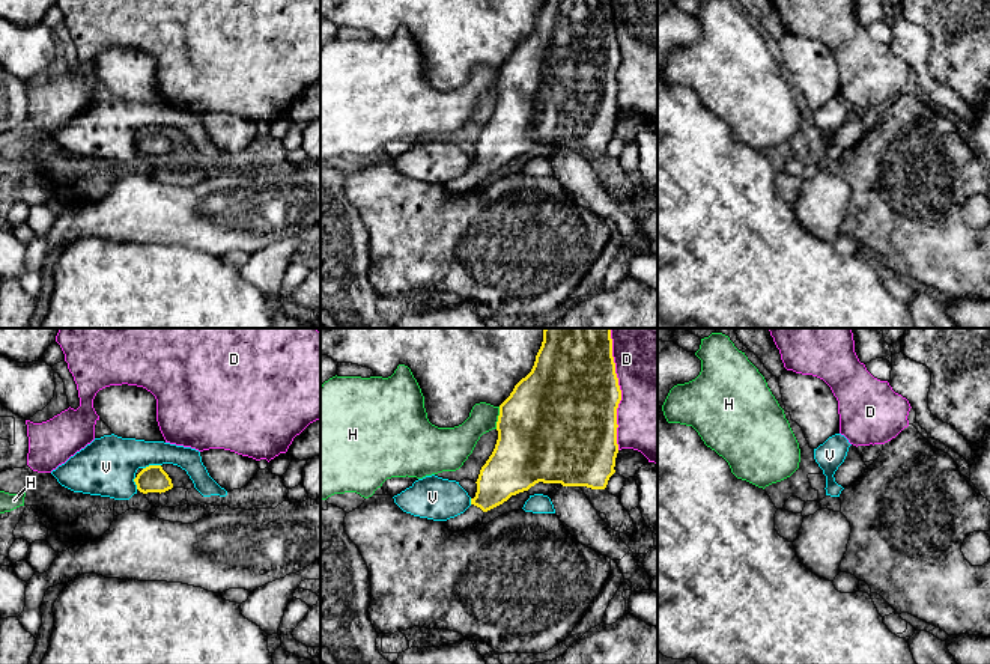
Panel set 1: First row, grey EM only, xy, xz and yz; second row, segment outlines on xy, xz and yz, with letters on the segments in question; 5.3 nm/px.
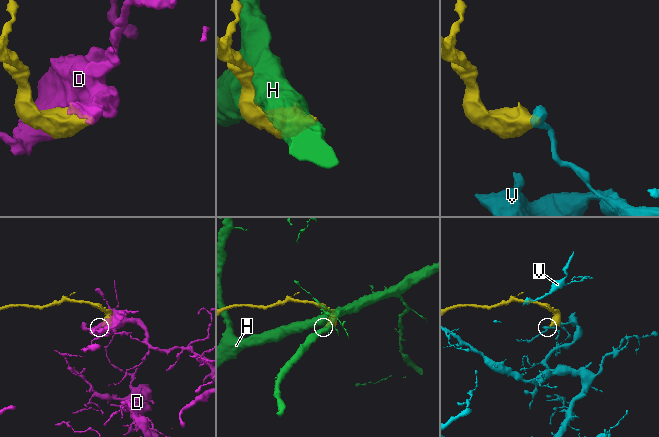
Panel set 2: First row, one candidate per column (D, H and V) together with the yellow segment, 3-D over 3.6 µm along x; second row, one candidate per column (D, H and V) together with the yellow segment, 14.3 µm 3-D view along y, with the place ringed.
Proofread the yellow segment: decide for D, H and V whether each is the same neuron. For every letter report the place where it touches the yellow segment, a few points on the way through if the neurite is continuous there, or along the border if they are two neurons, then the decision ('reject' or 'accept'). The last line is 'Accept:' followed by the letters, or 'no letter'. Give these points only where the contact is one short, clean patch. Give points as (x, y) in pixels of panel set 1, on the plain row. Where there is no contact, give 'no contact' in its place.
D: xz (620, 56) | reject
H: xz (498, 80) | reject
V: xy (151, 128) | along xy (160, 127), (151, 127), (143, 131) | reject
Accept: no letter

